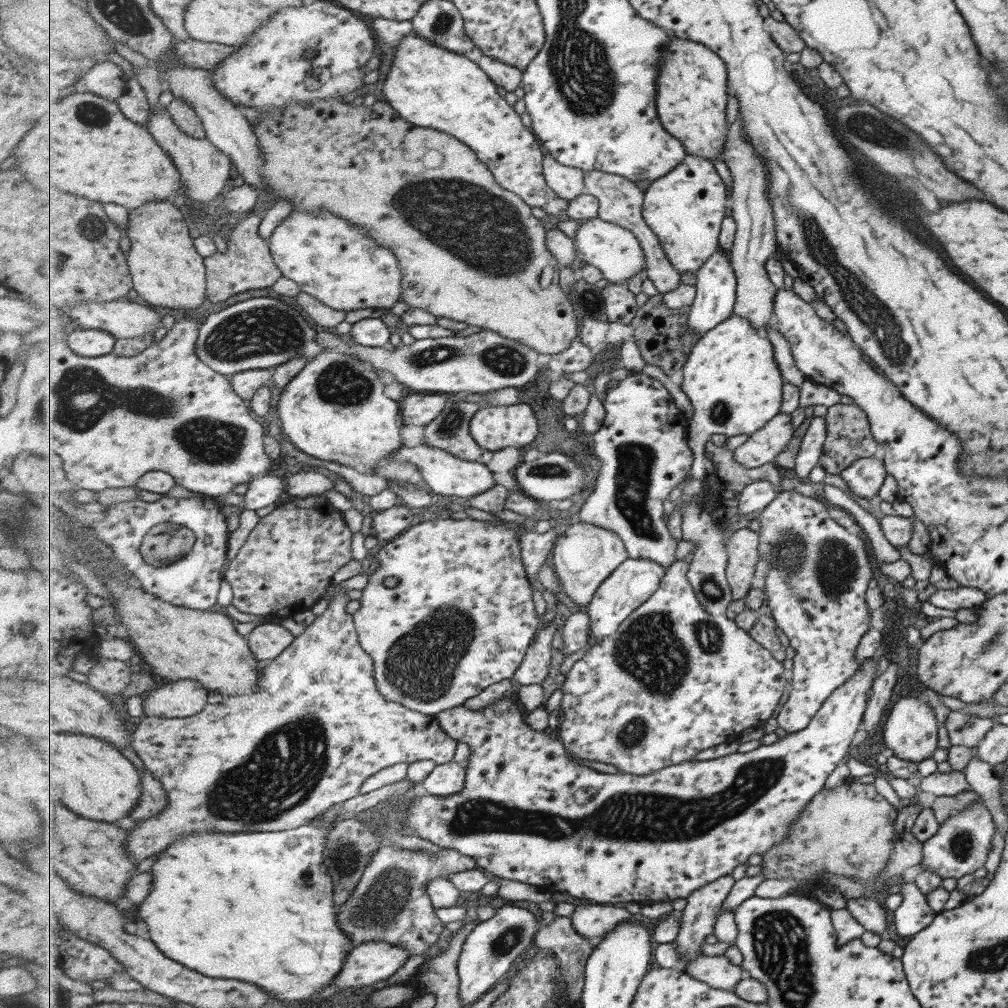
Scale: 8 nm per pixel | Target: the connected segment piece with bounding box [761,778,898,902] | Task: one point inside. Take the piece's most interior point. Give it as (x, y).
(853, 839)

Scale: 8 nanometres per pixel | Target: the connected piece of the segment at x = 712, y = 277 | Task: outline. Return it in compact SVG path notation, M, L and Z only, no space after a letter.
M720 248L701 269L696 273L697 281L695 286L698 288L696 299L692 304L689 315L688 326L690 330L705 334L725 322L732 314L736 305L736 290L738 278L732 267L732 259L729 250Z

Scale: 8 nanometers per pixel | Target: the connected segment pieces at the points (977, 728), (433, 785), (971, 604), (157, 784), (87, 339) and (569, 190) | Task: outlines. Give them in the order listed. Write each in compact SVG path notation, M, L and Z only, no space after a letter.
M962 710L950 711L944 720L950 744L970 749L976 748L978 742L994 725L991 717L974 717Z
M454 761L437 764L421 782L422 791L436 798L458 794L465 788L467 771Z
M959 586L955 589L936 590L930 594L927 600L935 608L945 608L945 610L970 608L973 610L985 598L987 598L987 594L978 588Z
M147 769L140 772L142 777L142 798L134 808L130 817L134 821L142 821L162 813L170 801L163 783Z
M64 327L63 334L69 346L82 357L102 357L113 352L117 338L104 330Z
M548 154L544 159L544 174L548 185L561 198L575 200L585 193L586 172L578 167L564 166Z

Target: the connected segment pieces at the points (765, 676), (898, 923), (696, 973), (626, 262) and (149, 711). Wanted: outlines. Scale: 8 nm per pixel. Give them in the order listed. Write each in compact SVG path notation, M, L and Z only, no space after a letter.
M679 559L671 565L666 572L660 587L643 603L636 608L620 625L618 632L601 639L596 645L591 646L587 653L573 664L565 674L565 681L561 689L564 690L562 707L564 712L563 722L557 728L558 734L574 756L585 760L612 764L621 773L647 775L657 773L675 764L683 764L695 758L701 750L713 748L717 744L730 742L737 738L747 728L762 726L766 720L773 716L787 686L787 669L783 668L783 661L774 657L774 654L756 642L750 631L741 628L735 619L725 616L713 616L706 610L690 583L688 572L690 563Z
M899 880L899 883L902 903L893 911L893 926L899 936L911 937L929 925L936 914L927 905L924 894L914 883L907 883L904 880Z
M702 954L683 969L687 975L721 990L733 990L747 977L741 965L731 964L731 960L724 955Z
M598 216L590 220L579 222L579 227L574 236L580 258L587 265L599 267L603 271L605 280L619 284L627 284L631 277L646 276L646 251L642 243L635 236L634 231L627 230L624 226L607 222Z
M195 679L157 686L144 699L146 716L185 718L199 714L207 704L207 689Z

